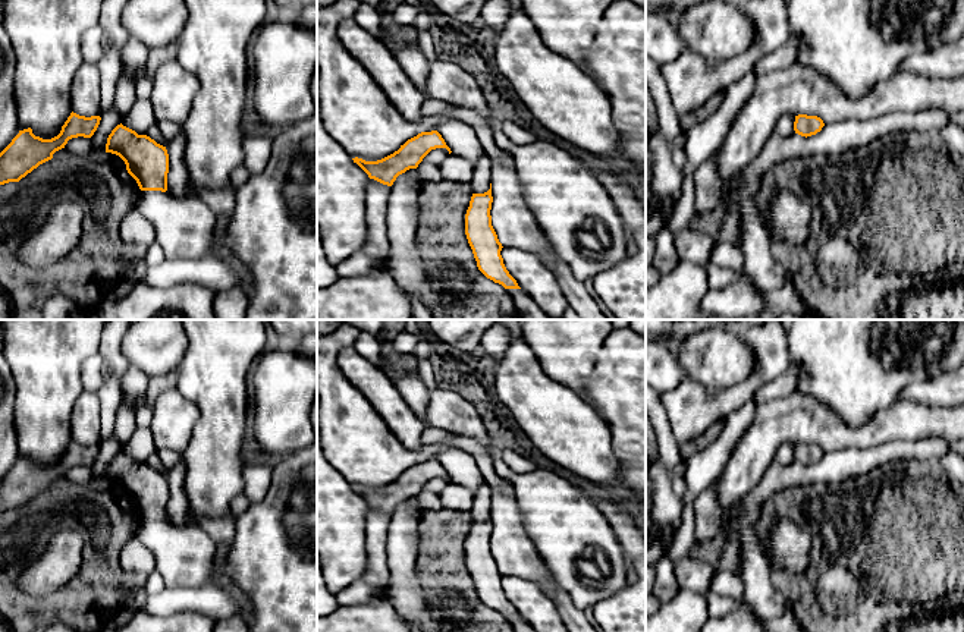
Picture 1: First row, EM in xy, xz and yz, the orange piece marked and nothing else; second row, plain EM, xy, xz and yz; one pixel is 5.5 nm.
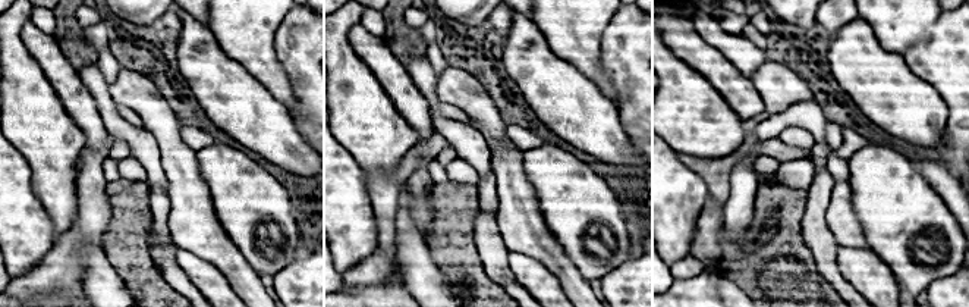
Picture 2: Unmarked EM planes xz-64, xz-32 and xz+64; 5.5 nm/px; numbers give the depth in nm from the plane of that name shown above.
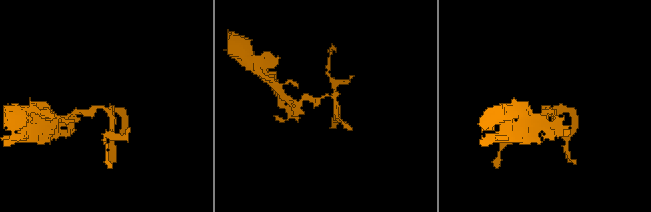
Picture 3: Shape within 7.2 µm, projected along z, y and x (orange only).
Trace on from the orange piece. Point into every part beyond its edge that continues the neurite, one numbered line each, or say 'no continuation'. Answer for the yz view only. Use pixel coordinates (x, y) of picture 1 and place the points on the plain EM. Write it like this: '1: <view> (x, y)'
no continuation

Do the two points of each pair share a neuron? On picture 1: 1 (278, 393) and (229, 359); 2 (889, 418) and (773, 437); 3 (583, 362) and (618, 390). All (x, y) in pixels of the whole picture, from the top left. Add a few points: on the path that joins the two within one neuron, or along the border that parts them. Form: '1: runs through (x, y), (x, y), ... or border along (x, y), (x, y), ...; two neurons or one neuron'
1: border along (263, 352), (254, 364), (248, 383); two neurons
2: runs through (860, 434), (803, 431); one neuron
3: border along (605, 337), (593, 371), (584, 383), (584, 399); two neurons

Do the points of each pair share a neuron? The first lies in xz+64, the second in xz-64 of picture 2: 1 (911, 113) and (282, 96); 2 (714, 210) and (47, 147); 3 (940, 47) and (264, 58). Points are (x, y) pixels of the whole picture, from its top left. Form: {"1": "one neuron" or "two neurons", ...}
{"1": "two neurons", "2": "one neuron", "3": "two neurons"}

